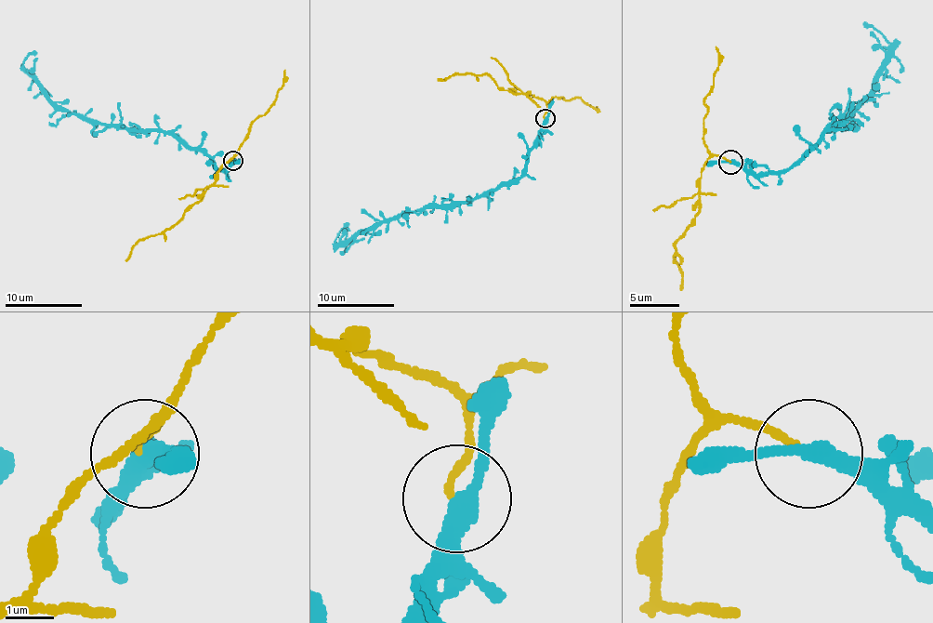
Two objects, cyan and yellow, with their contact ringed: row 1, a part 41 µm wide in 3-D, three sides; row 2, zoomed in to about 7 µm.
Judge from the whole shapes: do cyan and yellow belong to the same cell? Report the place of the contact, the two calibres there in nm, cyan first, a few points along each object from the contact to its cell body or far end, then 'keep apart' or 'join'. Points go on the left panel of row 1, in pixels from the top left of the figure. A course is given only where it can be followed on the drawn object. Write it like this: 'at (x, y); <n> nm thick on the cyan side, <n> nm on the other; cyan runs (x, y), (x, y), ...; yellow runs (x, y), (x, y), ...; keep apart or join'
at (232, 161); 360 nm thick on the cyan side, 140 nm on the other; cyan runs (233, 160), (225, 170), (217, 170), (206, 154), (162, 131), (90, 124), (67, 113), (49, 99), (28, 52); yellow runs (231, 160), (219, 170), (200, 199), (175, 224), (160, 233), (142, 237), (124, 260); keep apart

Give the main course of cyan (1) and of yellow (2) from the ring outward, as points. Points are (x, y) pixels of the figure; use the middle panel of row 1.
1: (545, 117), (545, 131), (519, 178), (474, 199), (402, 210), (352, 239), (347, 239), (347, 226), (340, 230)
2: (544, 117), (547, 104), (532, 94), (512, 94), (487, 75), (454, 73), (437, 81)

